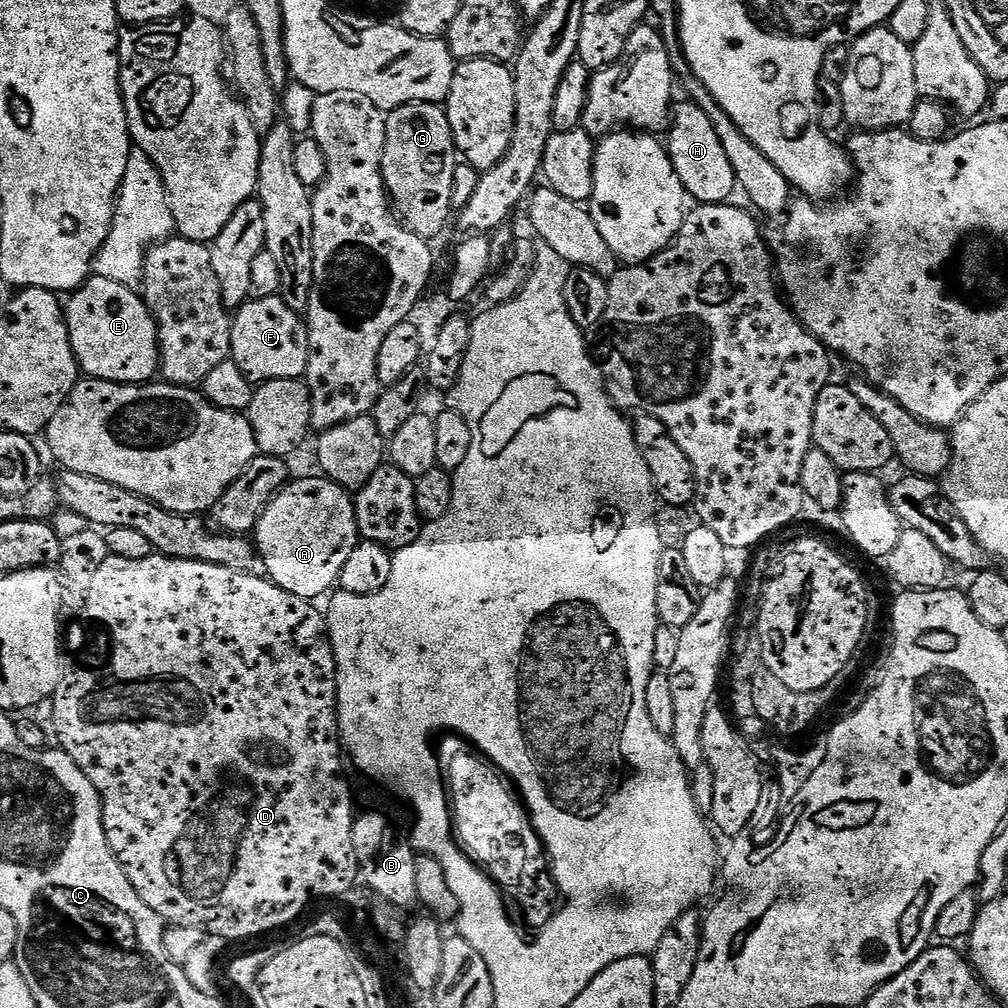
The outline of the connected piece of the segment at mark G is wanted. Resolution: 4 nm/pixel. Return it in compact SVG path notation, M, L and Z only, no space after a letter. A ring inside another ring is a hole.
M407 104L391 109L386 116L386 146L382 154L382 178L384 187L399 219L414 234L433 238L448 224L448 215L454 212L452 191L454 190L454 170L458 163L456 143L450 130L447 111L439 104Z

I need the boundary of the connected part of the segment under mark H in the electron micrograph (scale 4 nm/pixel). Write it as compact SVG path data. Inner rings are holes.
M691 102L683 103L675 105L672 123L666 133L666 147L685 193L691 199L693 196L697 205L722 204L731 201L732 191L735 193L738 185L734 166L730 166L730 158L722 148L718 130L714 130L714 122L706 118L706 110Z

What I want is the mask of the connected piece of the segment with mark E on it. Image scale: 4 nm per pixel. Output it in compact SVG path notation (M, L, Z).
M93 275L66 300L66 321L73 354L79 371L93 380L109 380L115 384L146 384L157 375L160 366L160 339L156 333L156 320L144 305L139 291L110 282L110 278Z

